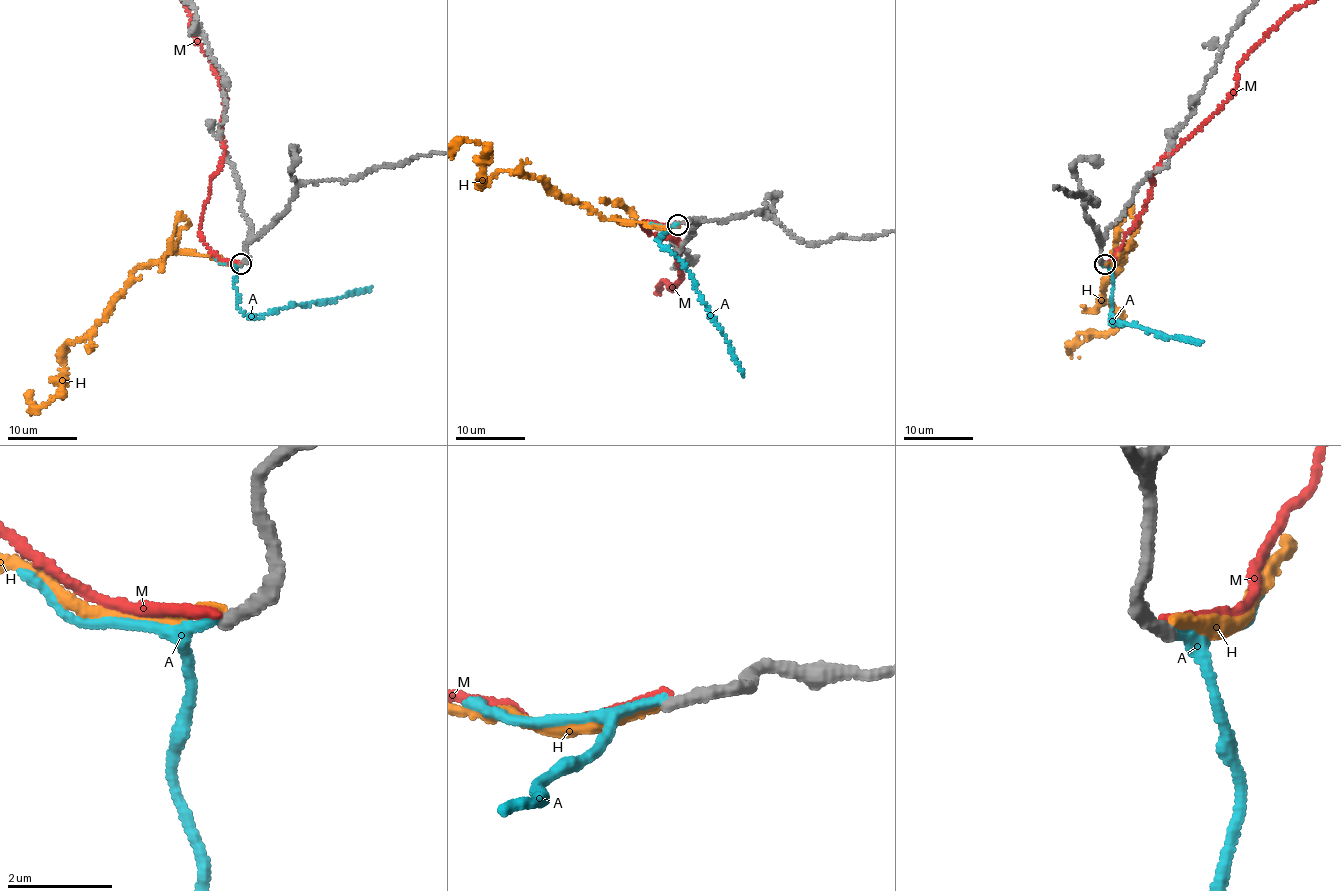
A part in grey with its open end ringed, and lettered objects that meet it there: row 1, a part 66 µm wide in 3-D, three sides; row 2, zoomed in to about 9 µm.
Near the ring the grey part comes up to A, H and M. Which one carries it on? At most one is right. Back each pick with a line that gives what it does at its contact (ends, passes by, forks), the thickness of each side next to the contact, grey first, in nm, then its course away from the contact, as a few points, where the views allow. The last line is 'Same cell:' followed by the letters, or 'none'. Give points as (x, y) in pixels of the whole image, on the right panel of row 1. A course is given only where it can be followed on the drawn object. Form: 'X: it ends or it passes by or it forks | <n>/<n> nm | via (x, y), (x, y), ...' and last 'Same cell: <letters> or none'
Same cell: none

